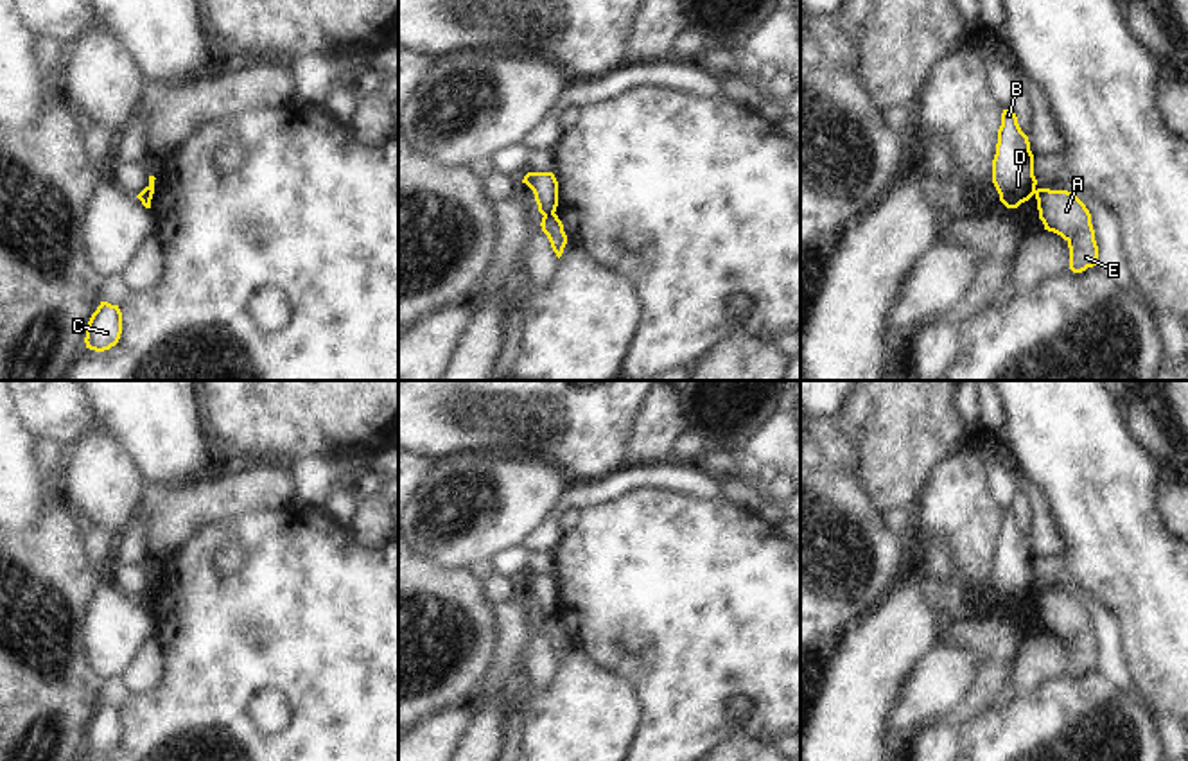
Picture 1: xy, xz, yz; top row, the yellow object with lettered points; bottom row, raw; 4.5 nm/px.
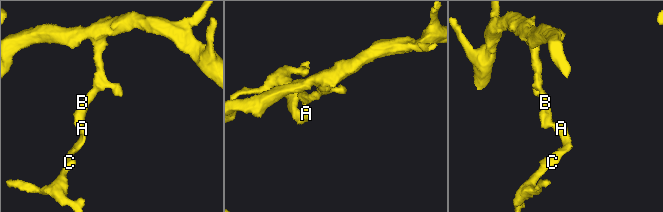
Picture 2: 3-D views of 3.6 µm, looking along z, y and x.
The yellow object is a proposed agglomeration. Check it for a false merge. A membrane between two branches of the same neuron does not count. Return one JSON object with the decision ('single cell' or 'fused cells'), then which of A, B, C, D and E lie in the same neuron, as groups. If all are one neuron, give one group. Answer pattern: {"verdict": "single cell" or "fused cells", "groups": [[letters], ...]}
{"verdict": "fused cells", "groups": [["A", "C", "E"], ["B", "D"]]}

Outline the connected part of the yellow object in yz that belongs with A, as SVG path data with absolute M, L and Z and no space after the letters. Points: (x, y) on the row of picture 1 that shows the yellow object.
M1035 190L1039 219L1044 230L1061 235L1070 248L1070 269L1082 273L1096 266L1098 246L1086 205L1068 190Z

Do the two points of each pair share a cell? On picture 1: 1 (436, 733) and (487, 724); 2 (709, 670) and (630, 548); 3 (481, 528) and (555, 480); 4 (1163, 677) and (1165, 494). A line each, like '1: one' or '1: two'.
1: two
2: one
3: one
4: two

